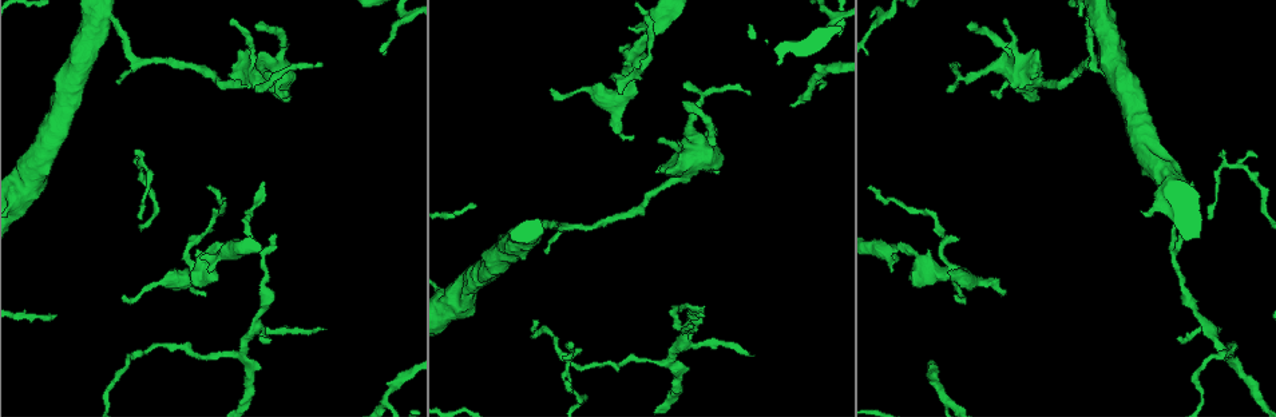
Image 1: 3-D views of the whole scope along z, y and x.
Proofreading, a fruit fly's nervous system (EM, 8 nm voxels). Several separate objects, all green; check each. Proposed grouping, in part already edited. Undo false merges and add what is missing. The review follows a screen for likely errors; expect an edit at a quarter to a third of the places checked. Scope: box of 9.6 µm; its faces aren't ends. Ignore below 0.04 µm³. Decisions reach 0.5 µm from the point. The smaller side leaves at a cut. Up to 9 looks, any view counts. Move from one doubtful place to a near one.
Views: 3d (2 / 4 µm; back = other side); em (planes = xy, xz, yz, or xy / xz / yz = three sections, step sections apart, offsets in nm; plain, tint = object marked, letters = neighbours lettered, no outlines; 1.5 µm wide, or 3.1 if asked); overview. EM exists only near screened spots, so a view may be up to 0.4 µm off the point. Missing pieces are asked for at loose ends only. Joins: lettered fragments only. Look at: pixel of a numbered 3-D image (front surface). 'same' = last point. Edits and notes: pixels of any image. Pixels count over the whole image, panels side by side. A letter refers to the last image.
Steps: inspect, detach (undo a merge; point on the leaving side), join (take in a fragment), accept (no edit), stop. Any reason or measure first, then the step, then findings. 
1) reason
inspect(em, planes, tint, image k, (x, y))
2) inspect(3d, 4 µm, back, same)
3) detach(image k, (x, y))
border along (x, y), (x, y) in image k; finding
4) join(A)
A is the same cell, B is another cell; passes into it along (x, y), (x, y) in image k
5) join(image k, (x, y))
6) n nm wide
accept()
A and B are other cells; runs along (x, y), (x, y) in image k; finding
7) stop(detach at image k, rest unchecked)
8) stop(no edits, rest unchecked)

calibre changes
inspect(3d, 4 µm, image 1, (658, 20))

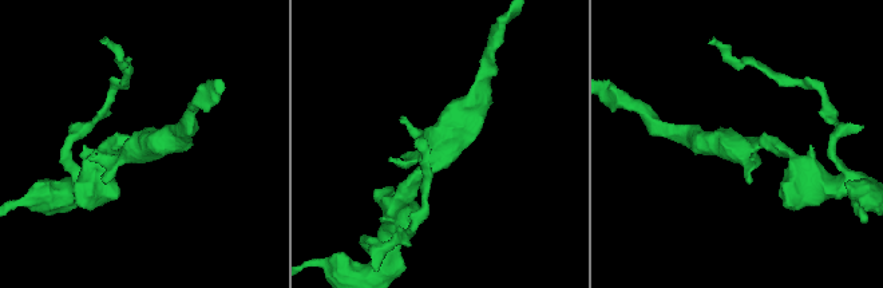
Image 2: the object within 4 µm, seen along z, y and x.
inspect(em, planes, letters, image 2, (439, 140))

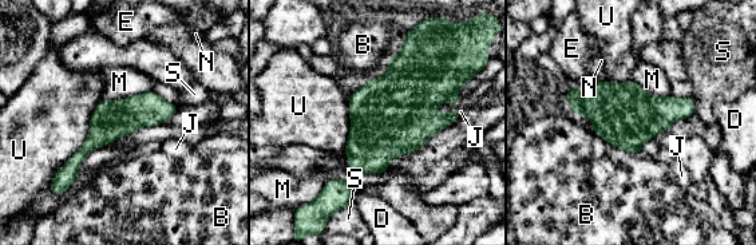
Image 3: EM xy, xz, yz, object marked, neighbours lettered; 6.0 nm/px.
380 nm wide
accept()
B, D, E, J, M, N, S and U are other cells; border along (592, 130), (608, 142), (640, 154) in image 3; one neuron here

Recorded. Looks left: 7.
an open end
inspect(3d, 4 µm, image 1, (121, 298))

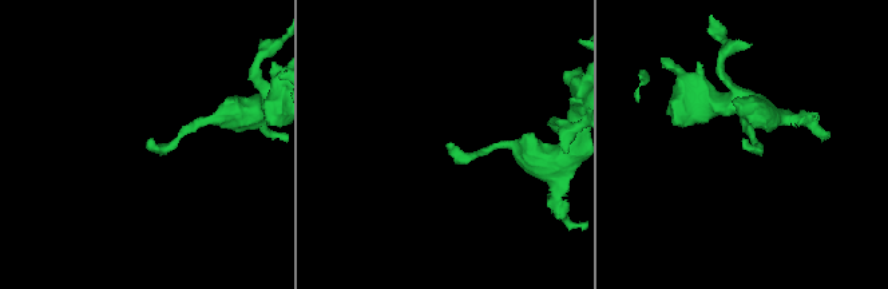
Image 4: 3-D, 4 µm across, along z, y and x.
now the EM
inspect(em, xy, step 8, letters, image 4, (146, 148))

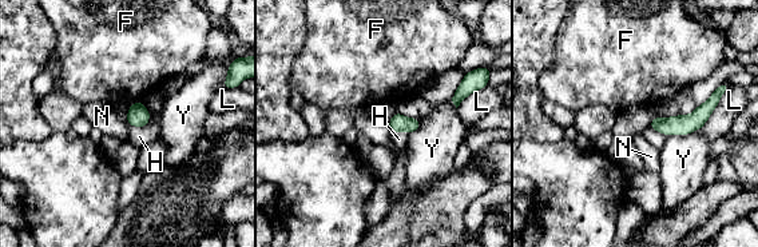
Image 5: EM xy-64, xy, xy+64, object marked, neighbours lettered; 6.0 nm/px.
80 nm wide
accept()
F, H, L, N and Y are other cells; border along (387, 124), (392, 131) in image 5; none of them fits

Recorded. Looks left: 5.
branch stops here
inspect(em, planes, letters, image 1, (683, 103))

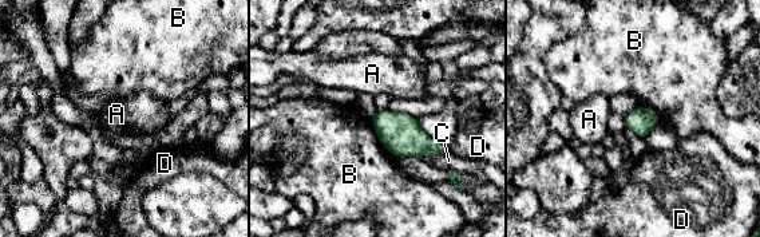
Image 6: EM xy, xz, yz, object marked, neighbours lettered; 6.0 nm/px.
accept()
A, B, C and D are other cells; border along (369, 114), (379, 141), (391, 154) in image 6; none of them fits

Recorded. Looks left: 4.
free end
inspect(em, planes, plain, image 1, (750, 93))

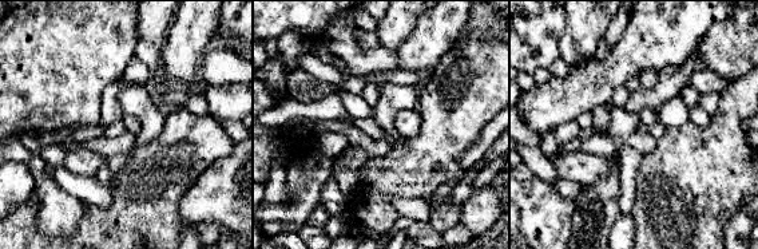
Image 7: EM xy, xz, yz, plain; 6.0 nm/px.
inspect(em, planes, letters, same)

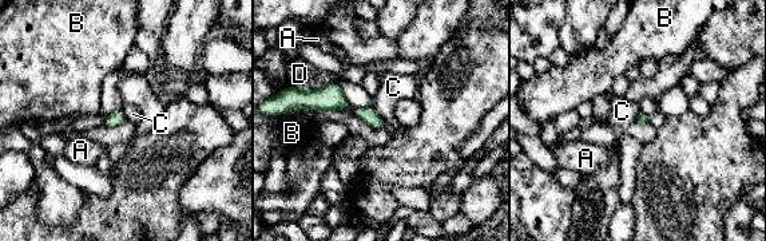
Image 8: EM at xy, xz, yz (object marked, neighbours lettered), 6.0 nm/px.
D touches over 220 nm
accept()
A, B, C and D are other cells; border along (372, 105), (384, 122) in image 8; no lettered fragment goes on from it

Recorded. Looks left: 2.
stop(no edits, rest unchecked)

